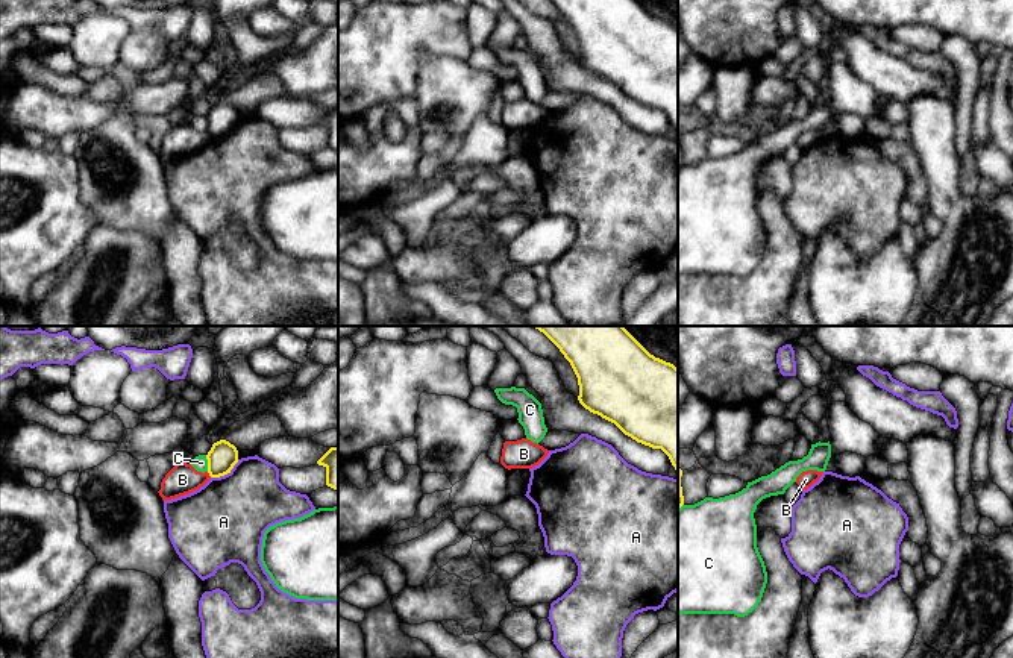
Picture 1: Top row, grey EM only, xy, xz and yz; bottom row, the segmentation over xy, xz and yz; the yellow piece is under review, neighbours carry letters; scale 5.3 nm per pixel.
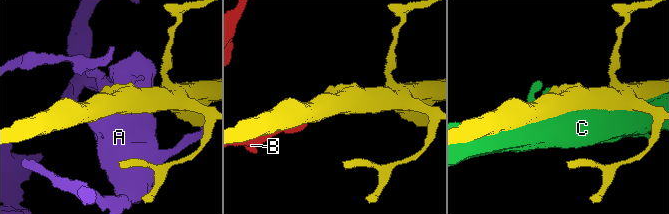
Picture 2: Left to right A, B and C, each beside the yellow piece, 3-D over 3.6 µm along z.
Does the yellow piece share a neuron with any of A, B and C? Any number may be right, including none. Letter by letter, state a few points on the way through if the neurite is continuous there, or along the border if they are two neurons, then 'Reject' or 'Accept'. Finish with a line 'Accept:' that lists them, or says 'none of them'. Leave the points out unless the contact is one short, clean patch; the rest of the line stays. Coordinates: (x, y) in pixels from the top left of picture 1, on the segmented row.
A: Reject
B: Boundary: xy (206, 472), (211, 476). Reject
C: Reject
Accept: none of them

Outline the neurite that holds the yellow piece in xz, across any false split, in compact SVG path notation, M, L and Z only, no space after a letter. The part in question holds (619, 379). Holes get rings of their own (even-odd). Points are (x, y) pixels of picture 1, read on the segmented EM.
M534 326L570 362L579 385L579 403L614 423L625 435L652 449L661 449L678 473L678 368L651 355L623 326Z

